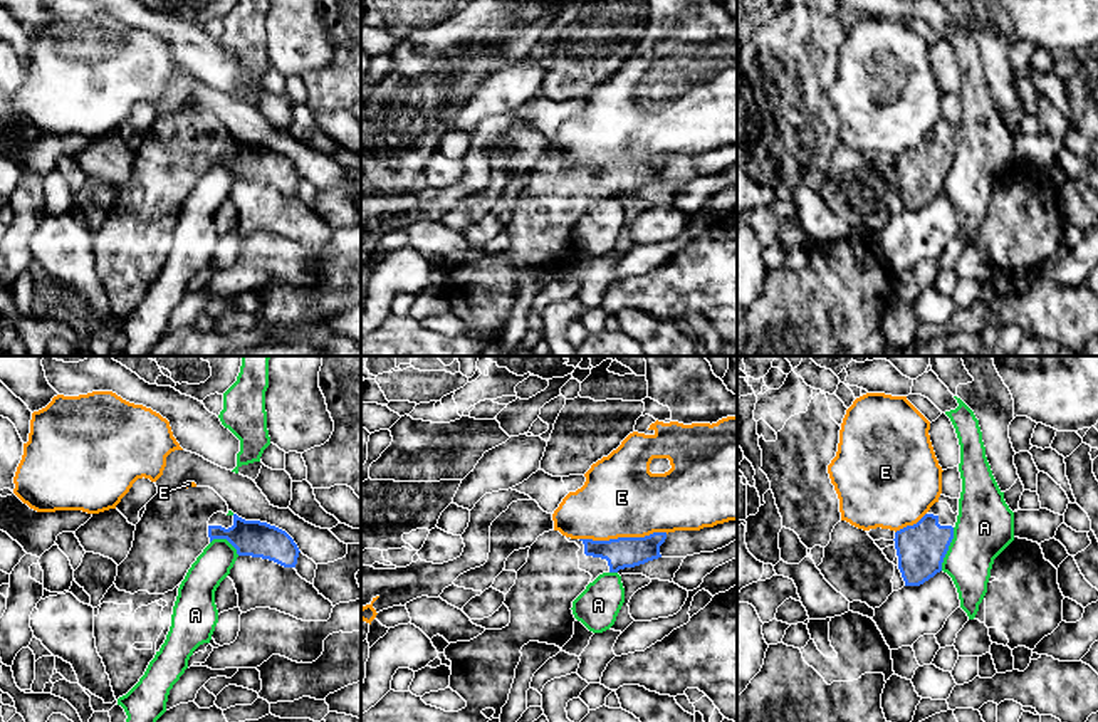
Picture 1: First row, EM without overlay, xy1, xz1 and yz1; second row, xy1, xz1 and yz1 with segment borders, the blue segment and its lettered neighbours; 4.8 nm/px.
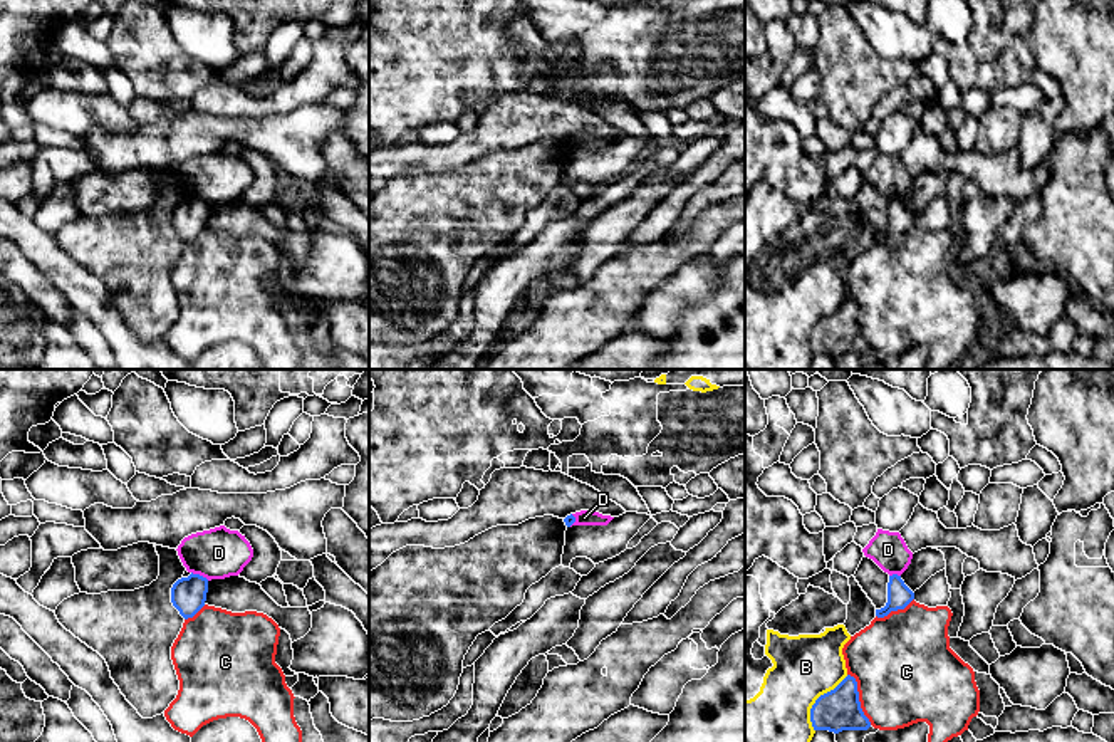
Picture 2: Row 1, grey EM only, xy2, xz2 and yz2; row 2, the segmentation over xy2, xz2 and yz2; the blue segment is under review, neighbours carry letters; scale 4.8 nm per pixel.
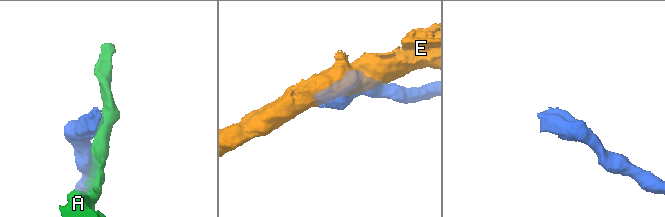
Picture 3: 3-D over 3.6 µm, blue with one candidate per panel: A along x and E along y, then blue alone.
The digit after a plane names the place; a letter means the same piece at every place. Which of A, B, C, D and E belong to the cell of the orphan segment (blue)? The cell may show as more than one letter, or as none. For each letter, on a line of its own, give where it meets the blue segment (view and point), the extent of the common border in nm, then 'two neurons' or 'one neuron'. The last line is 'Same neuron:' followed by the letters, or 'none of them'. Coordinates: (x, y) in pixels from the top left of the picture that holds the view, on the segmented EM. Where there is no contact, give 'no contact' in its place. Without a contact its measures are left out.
A: contact yz1 (947, 549); length 220 nm; two neurons
B: contact yz2 (816, 700); length 320 nm; two neurons
C: contact yz2 (858, 699); length 280 nm; two neurons
D: contact xy2 (198, 574); length 100 nm; two neurons
E: contact xz1 (623, 538); length 420 nm; two neurons
Same neuron: none of them

